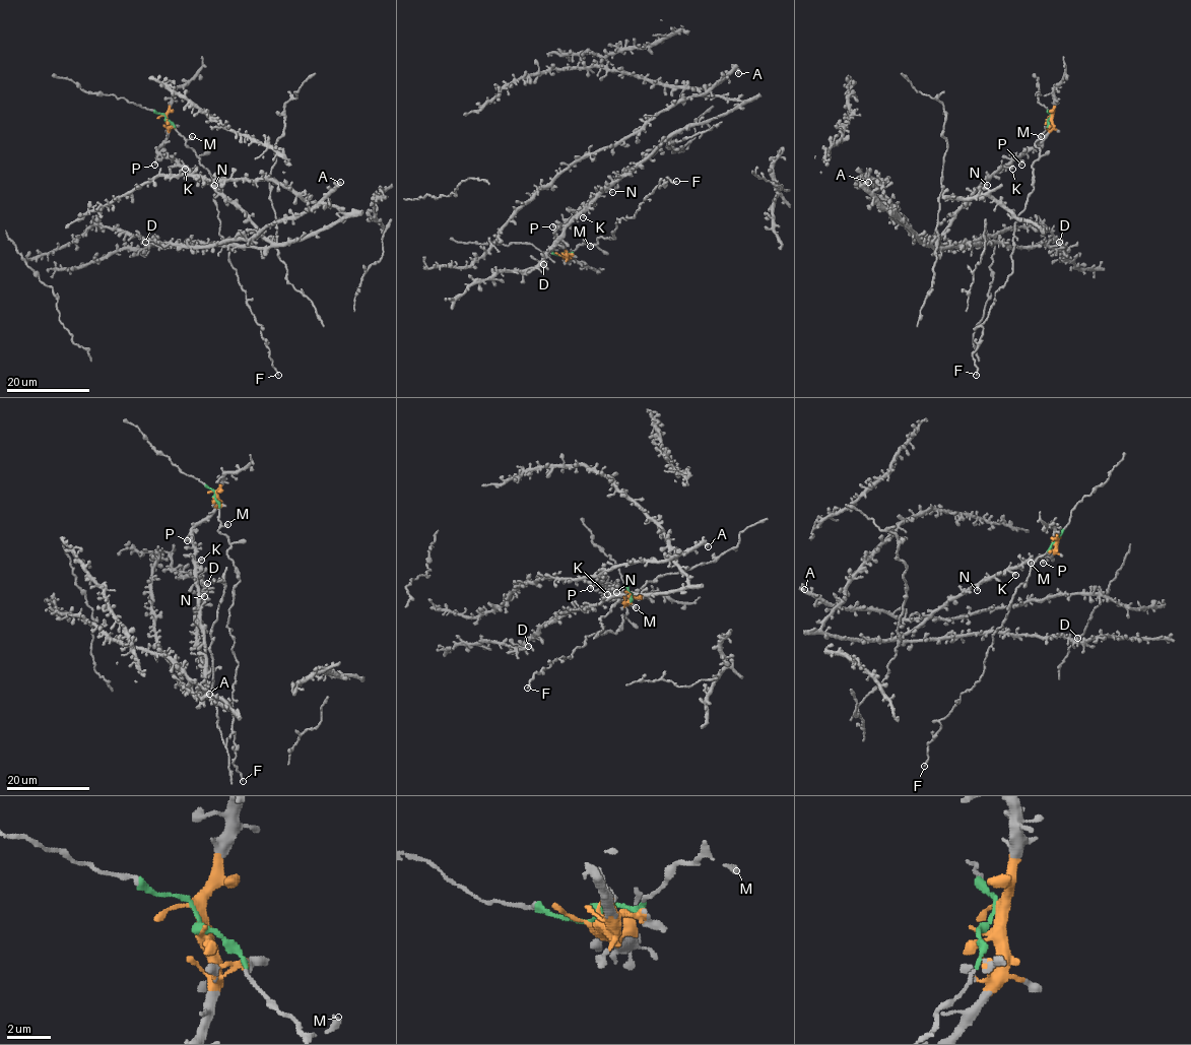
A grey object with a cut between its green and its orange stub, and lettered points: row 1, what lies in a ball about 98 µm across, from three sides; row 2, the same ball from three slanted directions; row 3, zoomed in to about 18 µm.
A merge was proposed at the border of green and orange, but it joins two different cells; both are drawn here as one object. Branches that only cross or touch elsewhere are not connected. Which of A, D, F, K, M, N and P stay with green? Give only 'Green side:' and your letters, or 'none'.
Green side: F, M

